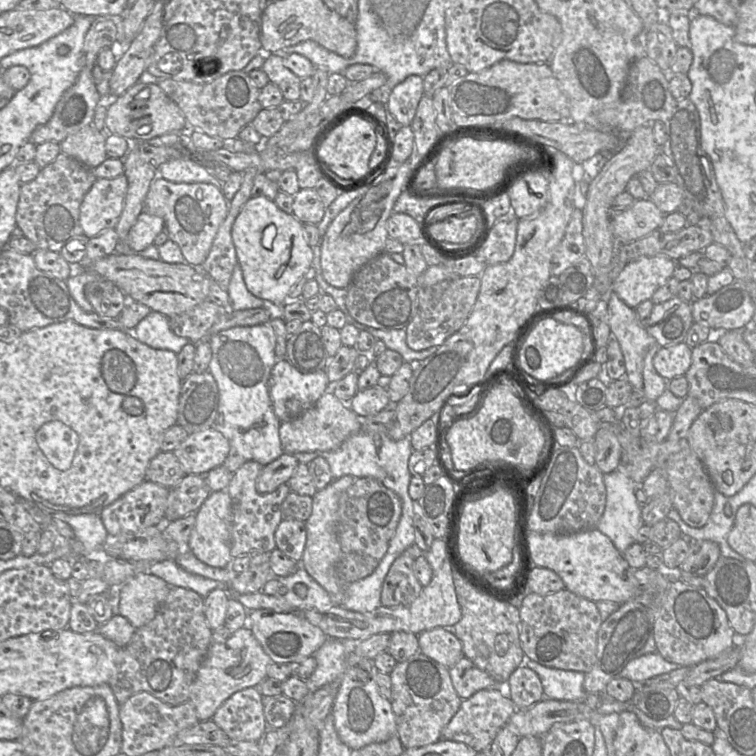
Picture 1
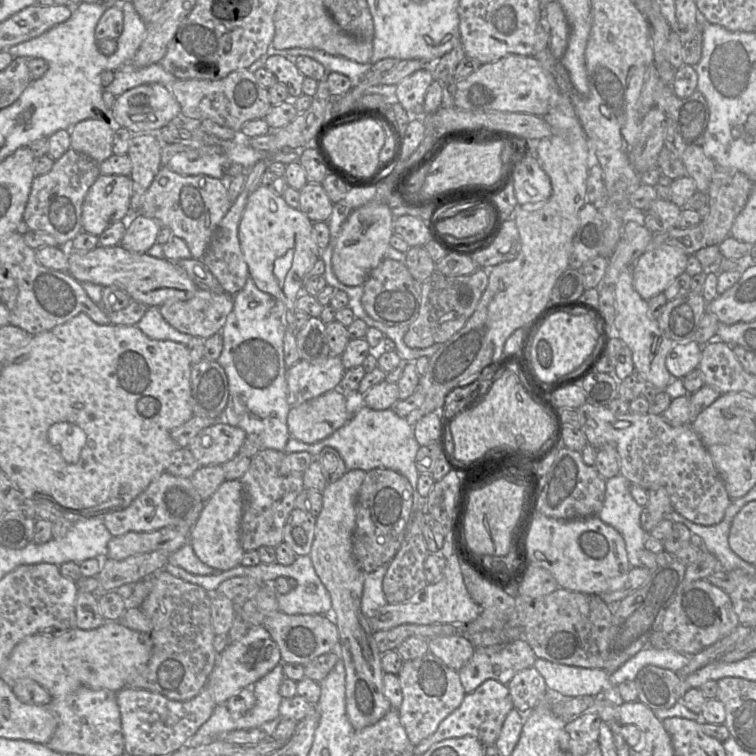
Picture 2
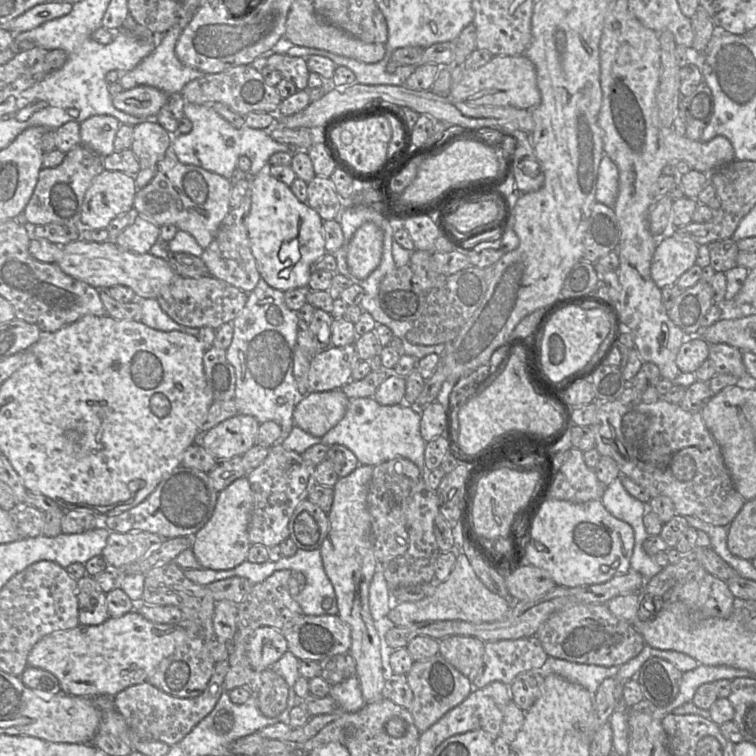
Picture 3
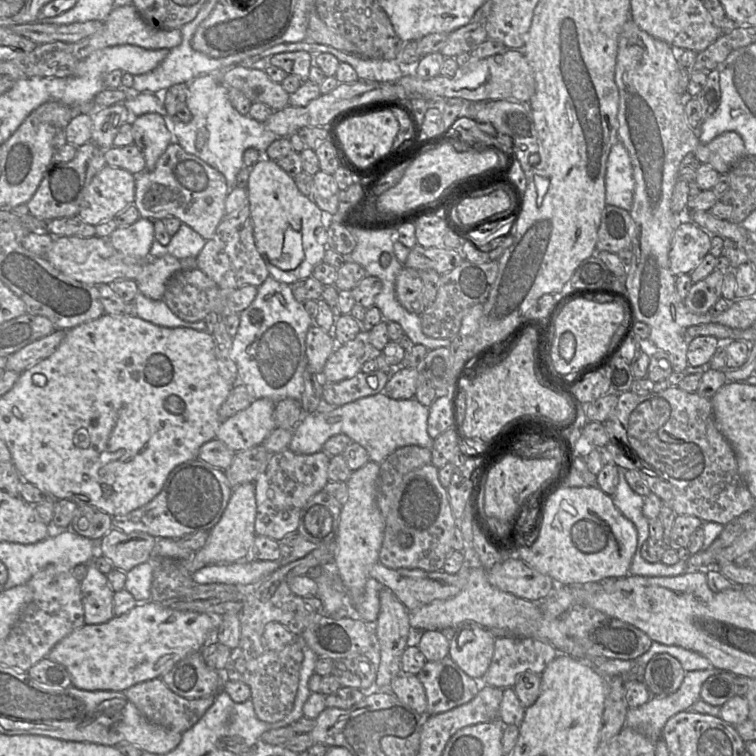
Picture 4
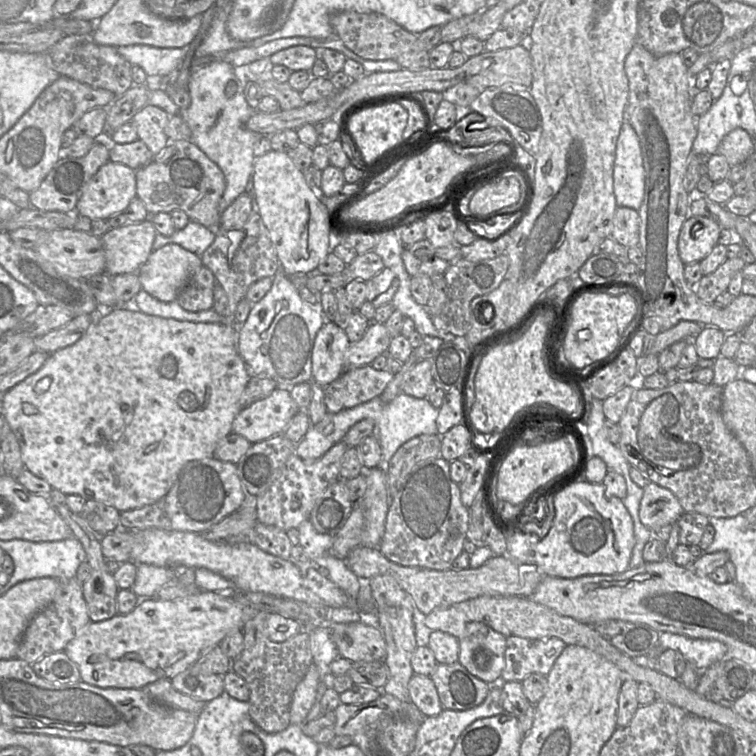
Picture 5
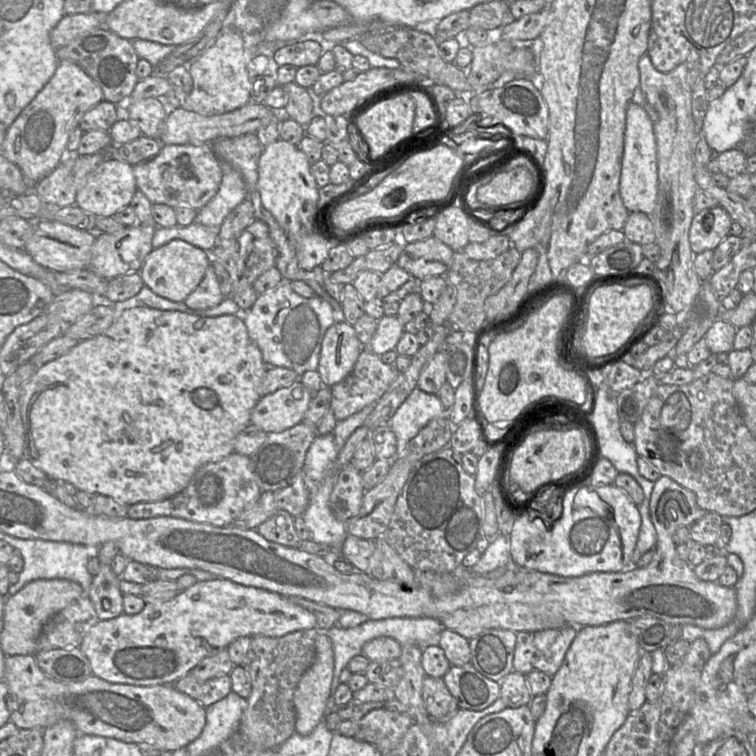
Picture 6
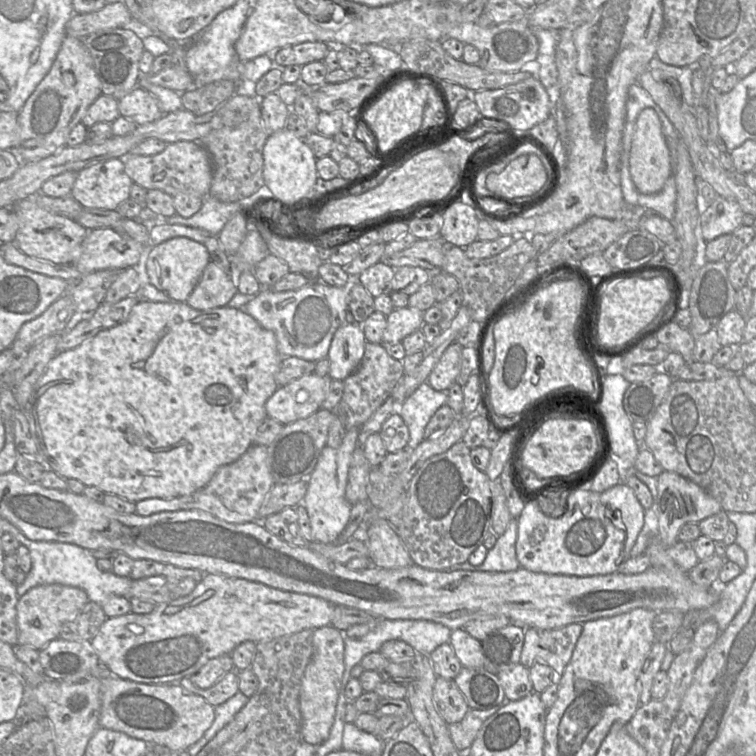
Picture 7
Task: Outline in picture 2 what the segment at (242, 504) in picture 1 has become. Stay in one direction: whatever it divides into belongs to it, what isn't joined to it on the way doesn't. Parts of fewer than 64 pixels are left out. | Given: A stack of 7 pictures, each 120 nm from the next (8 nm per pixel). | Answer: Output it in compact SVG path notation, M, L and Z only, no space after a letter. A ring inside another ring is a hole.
M263 449L251 458L250 467L239 479L242 486L243 512L240 525L240 544L245 552L260 547L277 547L283 541L284 527L295 500L304 490L303 473L281 476L278 473L285 451Z

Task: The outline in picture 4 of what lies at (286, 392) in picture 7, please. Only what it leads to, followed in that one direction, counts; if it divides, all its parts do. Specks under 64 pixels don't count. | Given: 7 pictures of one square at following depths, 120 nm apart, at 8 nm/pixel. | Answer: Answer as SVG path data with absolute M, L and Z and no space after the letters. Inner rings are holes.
M269 398L255 400L246 409L223 421L215 438L234 452L262 444L277 427L274 419L275 406L276 403Z

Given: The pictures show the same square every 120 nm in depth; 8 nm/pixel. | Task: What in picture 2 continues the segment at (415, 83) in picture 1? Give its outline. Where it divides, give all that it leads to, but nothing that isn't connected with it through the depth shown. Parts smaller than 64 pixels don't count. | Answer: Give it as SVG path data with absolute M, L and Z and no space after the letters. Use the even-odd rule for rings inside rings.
M431 66L407 76L396 85L397 102L413 116L421 116L425 94L433 81Z

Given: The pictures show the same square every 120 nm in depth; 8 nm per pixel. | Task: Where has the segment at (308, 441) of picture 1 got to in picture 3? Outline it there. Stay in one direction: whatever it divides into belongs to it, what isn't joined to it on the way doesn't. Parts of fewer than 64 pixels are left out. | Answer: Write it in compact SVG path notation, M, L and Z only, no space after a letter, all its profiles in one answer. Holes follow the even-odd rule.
M341 389L309 393L294 408L294 425L312 436L324 436L344 418L349 400Z

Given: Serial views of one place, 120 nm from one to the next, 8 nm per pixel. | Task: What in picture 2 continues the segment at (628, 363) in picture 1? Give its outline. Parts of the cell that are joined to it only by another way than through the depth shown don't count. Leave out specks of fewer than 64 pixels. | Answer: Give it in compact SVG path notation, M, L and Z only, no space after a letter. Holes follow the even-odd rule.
M632 267L621 272L615 285L615 333L613 338L620 338L632 352L634 371L640 374L648 384L665 389L676 379L666 368L667 354L674 346L674 342L667 338L658 326L657 320L651 316L646 300L635 291L632 281Z

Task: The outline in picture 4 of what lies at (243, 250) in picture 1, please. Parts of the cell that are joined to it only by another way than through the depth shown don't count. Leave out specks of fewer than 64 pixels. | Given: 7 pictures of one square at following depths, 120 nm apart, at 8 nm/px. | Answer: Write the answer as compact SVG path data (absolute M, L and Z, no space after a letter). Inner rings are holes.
M262 157L254 166L247 186L256 248L269 275L291 285L312 276L313 269L323 262L327 249L327 216L310 198L297 188L276 161Z

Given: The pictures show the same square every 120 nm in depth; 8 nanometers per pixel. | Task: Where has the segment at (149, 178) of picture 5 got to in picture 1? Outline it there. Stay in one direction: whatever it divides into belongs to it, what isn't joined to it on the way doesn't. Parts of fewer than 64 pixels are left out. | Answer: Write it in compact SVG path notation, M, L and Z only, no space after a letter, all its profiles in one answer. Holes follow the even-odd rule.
M156 177L144 202L145 212L161 217L169 239L175 242L187 264L201 267L206 260L219 227L227 217L229 202L221 189L210 183L175 183Z

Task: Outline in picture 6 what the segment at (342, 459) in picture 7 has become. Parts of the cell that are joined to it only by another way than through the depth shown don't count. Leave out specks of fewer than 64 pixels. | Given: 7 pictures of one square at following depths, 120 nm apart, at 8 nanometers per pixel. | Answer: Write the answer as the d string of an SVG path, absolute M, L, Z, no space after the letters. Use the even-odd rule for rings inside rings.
M372 403L350 417L337 421L331 432L325 435L317 435L307 451L302 469L305 474L305 484L309 490L309 504L302 517L310 532L310 540L329 545L337 551L338 556L341 556L340 549L348 534L346 522L337 520L329 506L330 494L339 474L337 458L347 439L358 427L364 425L366 418L373 412L375 405L376 403Z

